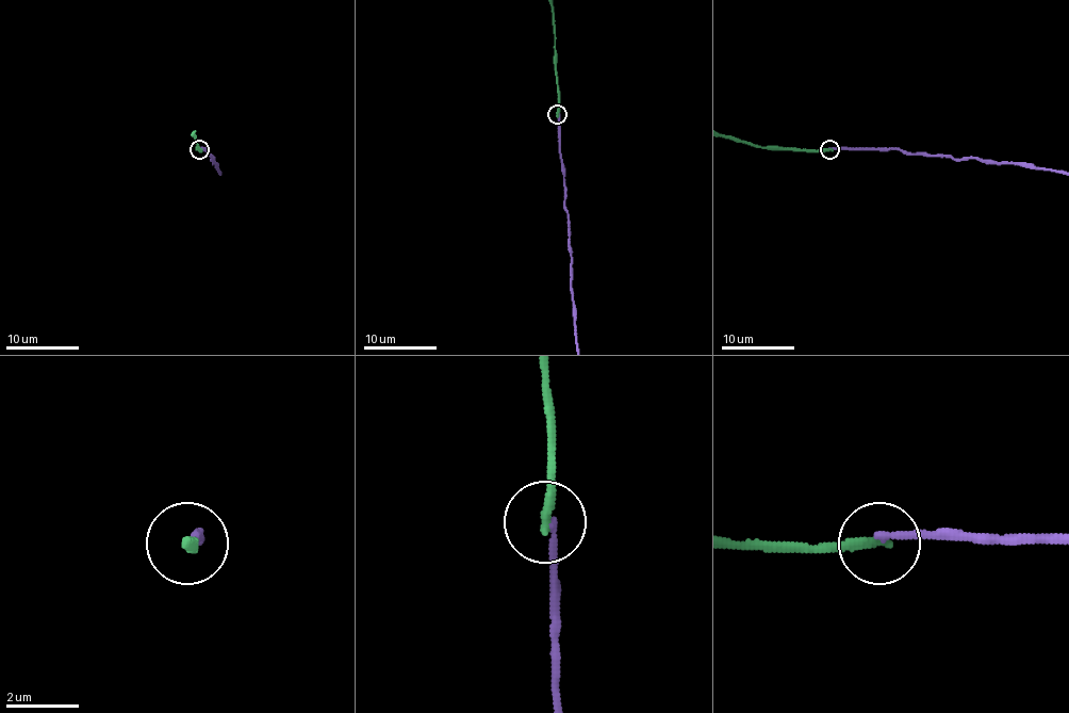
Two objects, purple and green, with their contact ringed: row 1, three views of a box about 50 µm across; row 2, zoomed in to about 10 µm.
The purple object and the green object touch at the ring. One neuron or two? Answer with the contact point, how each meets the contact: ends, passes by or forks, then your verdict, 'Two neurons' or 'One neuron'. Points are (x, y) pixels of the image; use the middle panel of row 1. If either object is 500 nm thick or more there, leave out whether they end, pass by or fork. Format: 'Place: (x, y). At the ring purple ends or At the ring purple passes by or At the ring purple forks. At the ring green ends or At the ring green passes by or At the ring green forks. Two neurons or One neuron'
Place: (557, 114). At the ring purple ends. At the ring green ends. Two neurons

